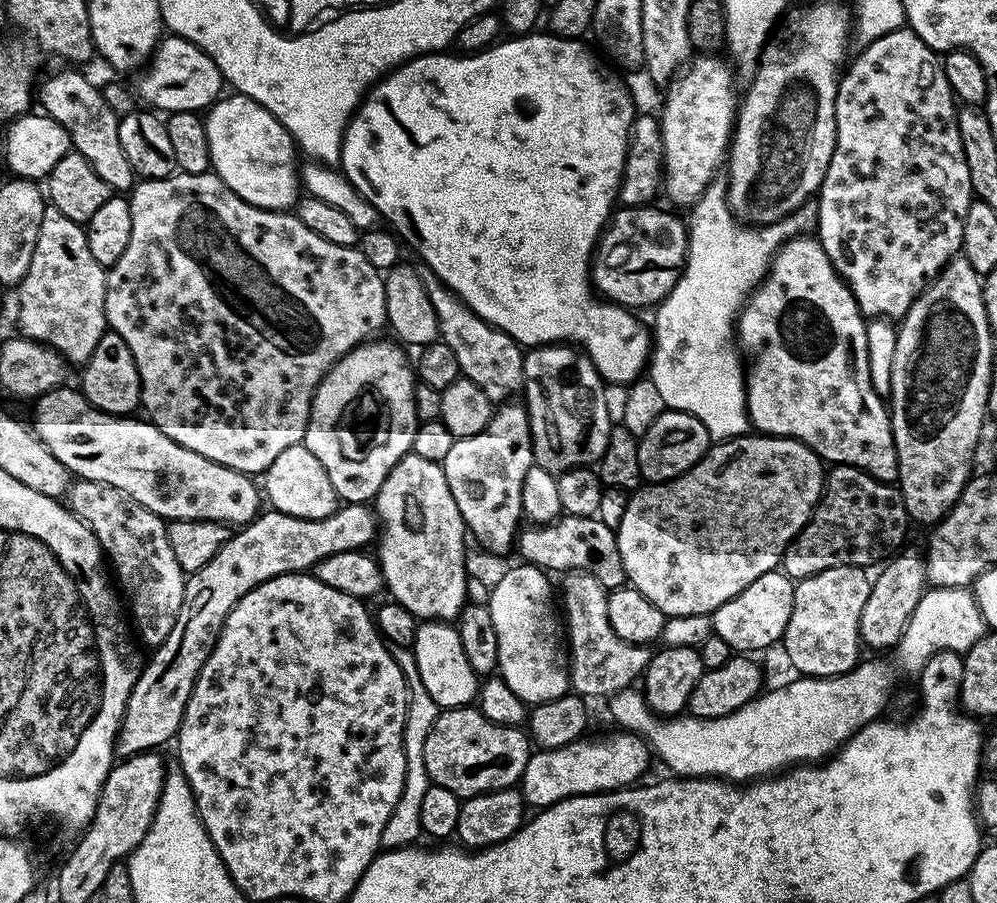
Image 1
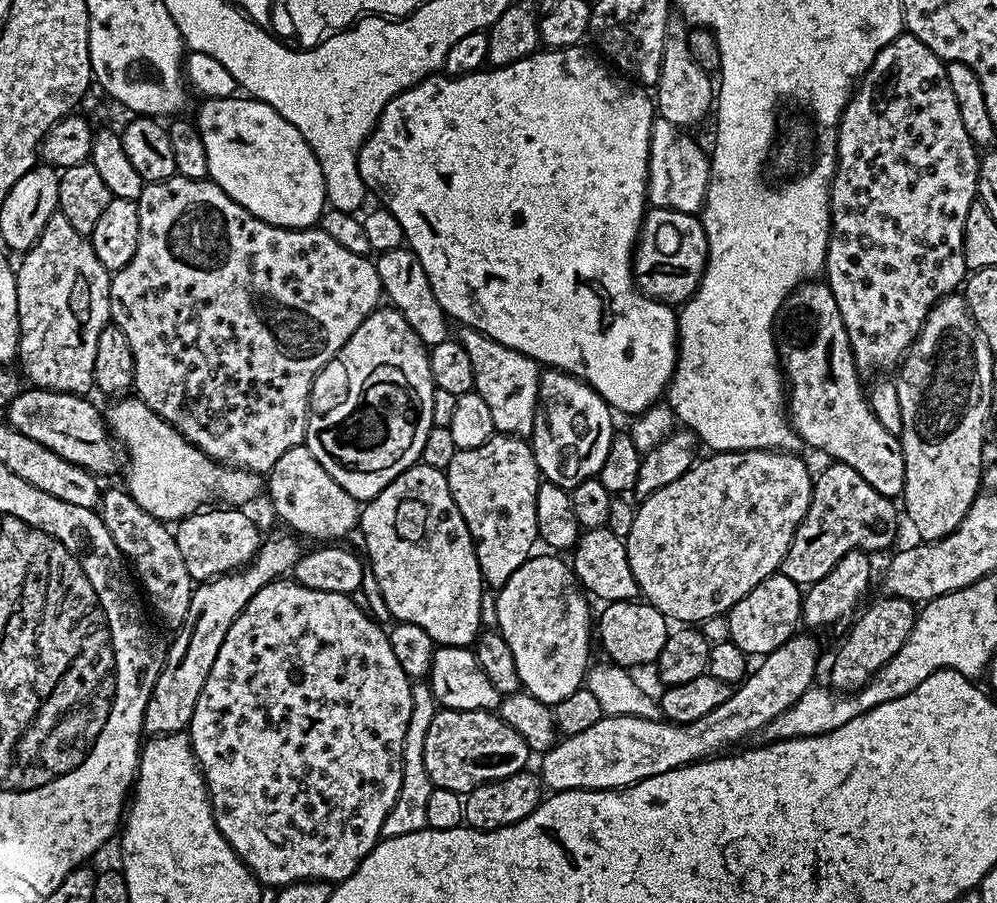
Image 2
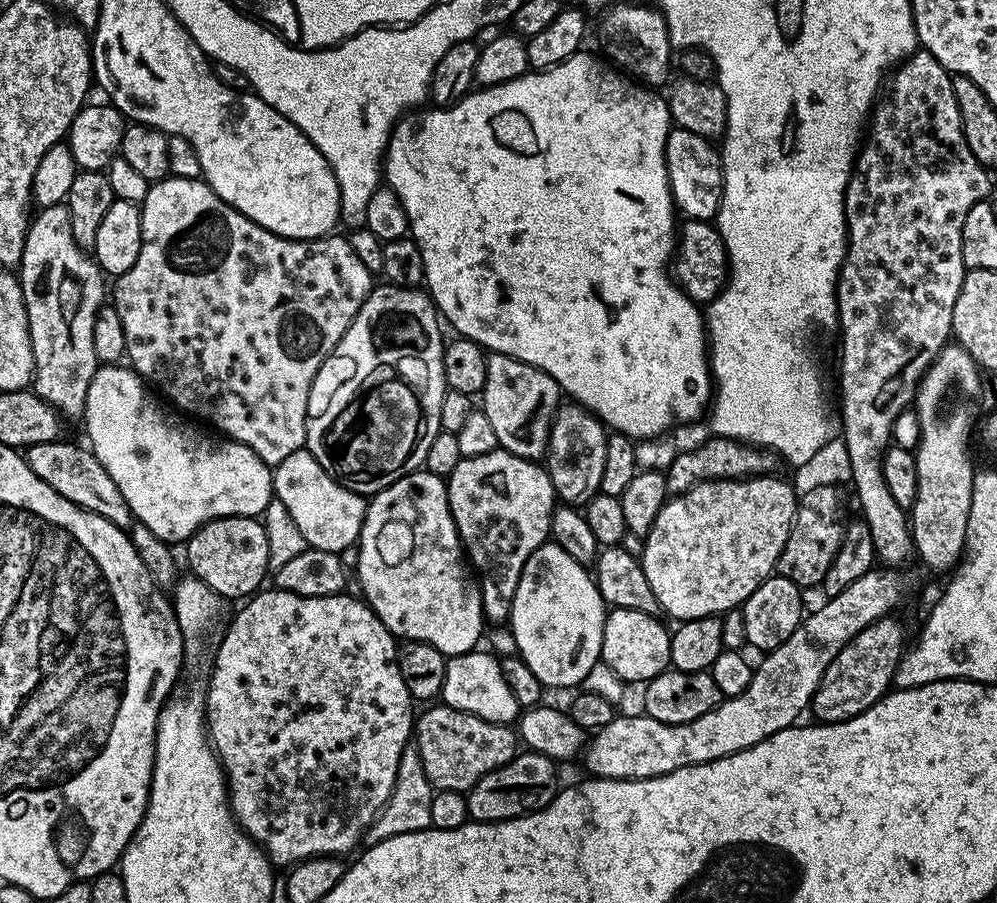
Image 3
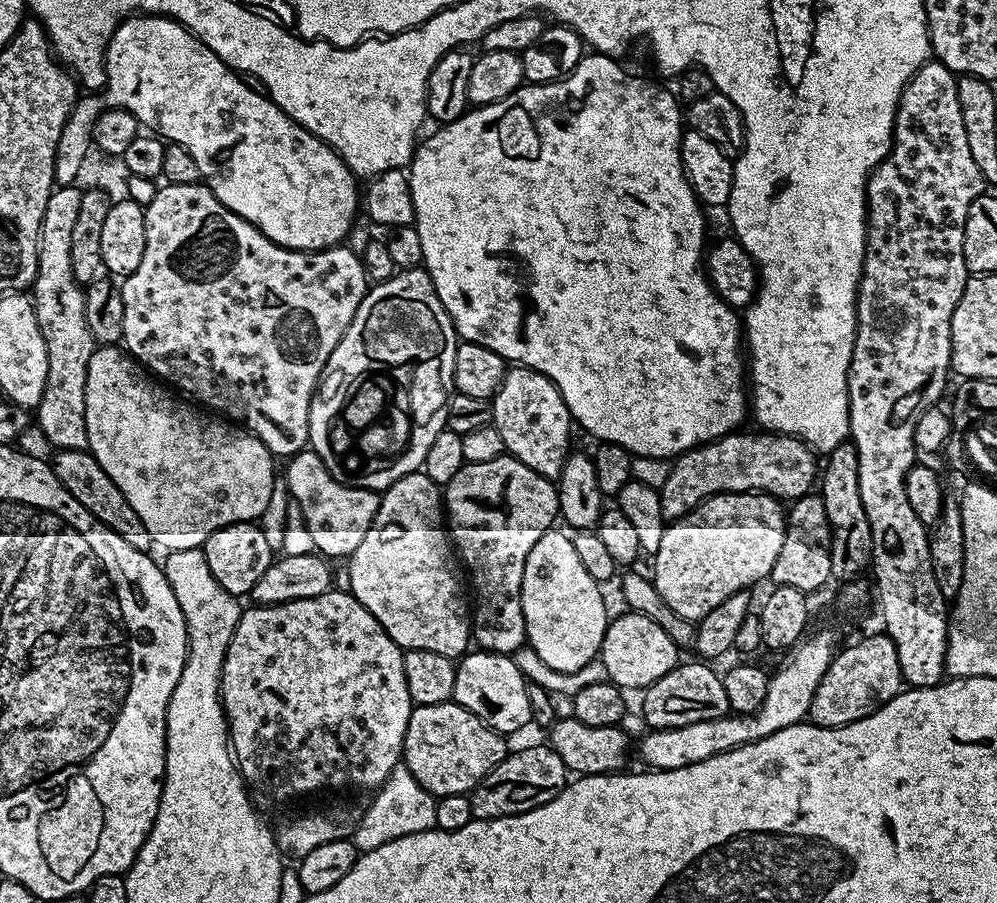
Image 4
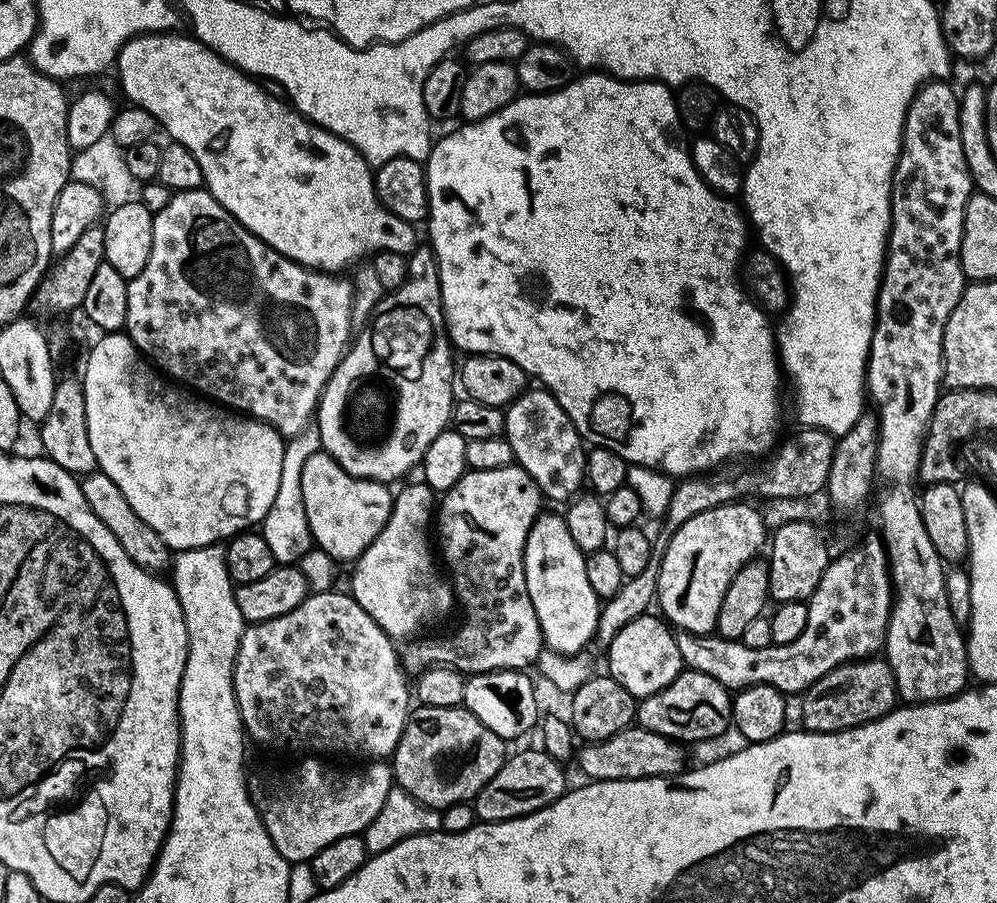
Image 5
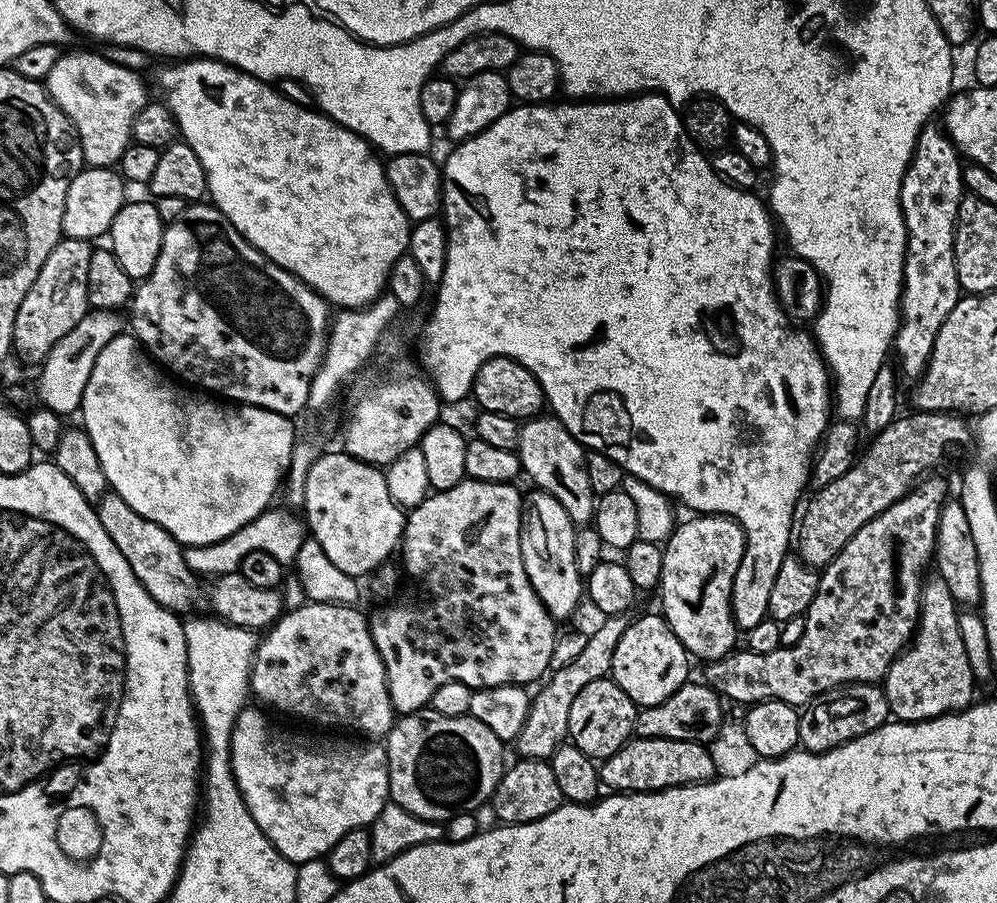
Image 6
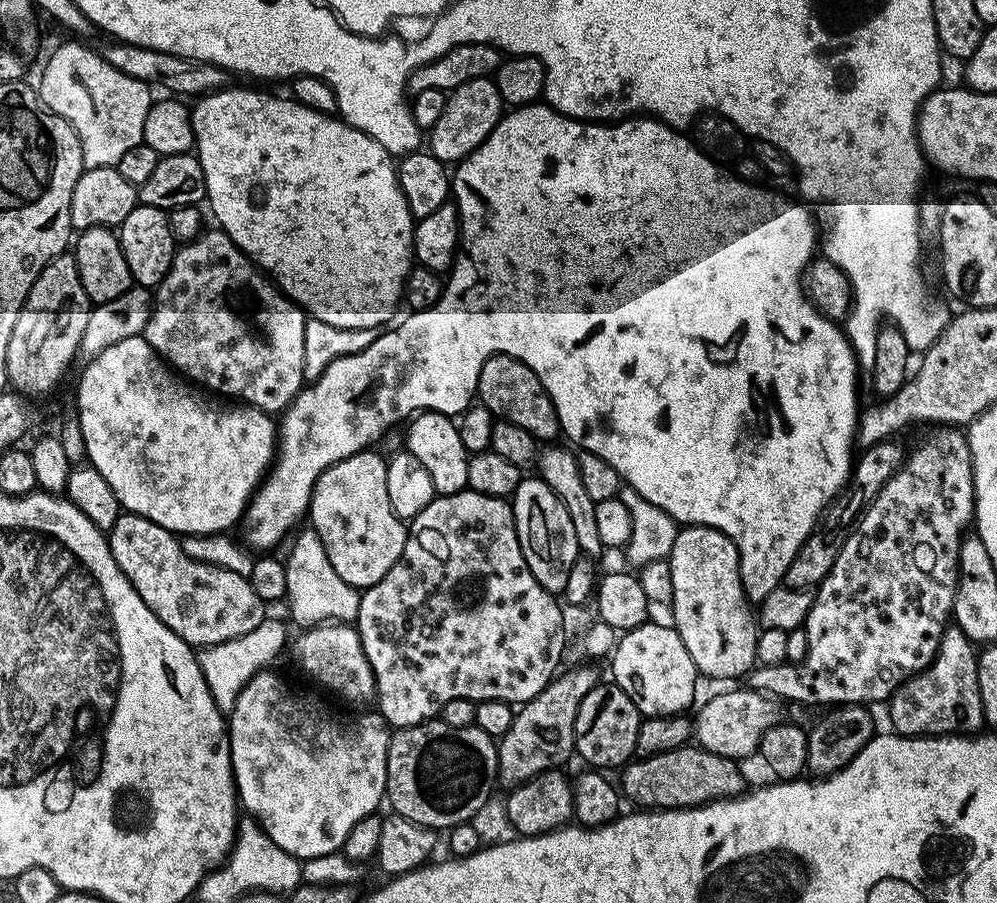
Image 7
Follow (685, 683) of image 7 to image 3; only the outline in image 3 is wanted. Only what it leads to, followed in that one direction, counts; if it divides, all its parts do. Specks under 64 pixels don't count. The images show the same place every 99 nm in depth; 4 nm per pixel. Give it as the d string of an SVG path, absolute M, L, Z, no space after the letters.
M611 609L604 617L600 651L602 663L610 666L610 670L614 670L614 674L618 674L620 680L637 686L653 680L658 674L669 671L672 663L670 658L672 637L669 629L664 629L660 622L657 617L642 614L638 610Z

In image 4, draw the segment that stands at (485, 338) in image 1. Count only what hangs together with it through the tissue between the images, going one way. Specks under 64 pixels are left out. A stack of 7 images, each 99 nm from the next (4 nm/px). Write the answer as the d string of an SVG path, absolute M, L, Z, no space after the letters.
M512 366L505 371L504 381L491 402L492 424L502 434L507 455L515 456L547 480L559 480L570 451L568 439L572 436L574 421L554 382L533 368Z

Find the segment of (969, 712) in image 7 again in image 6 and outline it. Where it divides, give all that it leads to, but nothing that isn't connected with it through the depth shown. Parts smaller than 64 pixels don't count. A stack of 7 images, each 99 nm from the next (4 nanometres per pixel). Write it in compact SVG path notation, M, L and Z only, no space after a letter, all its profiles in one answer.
M939 574L925 579L924 590L920 594L920 622L916 626L916 635L897 656L882 681L889 713L896 720L929 720L948 712L960 712L974 703L975 696L972 695L978 681L970 670L966 646L962 646L959 617L950 586L942 582Z

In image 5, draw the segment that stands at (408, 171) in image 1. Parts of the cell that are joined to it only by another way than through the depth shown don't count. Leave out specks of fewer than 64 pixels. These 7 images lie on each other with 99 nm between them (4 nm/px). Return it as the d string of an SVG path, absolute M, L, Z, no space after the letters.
M588 70L577 75L565 88L559 88L553 92L537 92L535 94L521 94L515 100L510 101L502 110L490 114L490 118L482 118L471 122L461 123L461 128L448 132L444 137L437 139L432 145L428 159L424 164L426 174L426 186L428 187L428 240L432 253L436 255L438 270L440 271L440 305L444 308L444 326L448 330L448 339L452 341L461 353L494 354L510 358L522 370L527 372L529 377L536 376L541 385L552 393L552 397L566 410L570 422L578 430L581 440L589 445L614 450L629 465L637 464L647 468L656 468L659 472L665 472L673 478L687 478L697 474L707 474L719 469L727 460L736 460L739 456L752 456L748 458L764 458L777 447L778 435L776 431L780 428L780 380L782 384L782 369L776 350L776 338L773 325L768 325L769 313L765 312L751 296L748 295L742 280L742 261L749 247L750 228L746 223L745 213L741 205L735 199L719 196L712 192L710 186L698 174L698 170L692 161L692 153L676 137L676 128L680 115L676 109L676 97L669 85L661 84L659 80L619 80L616 76L610 76L599 70Z

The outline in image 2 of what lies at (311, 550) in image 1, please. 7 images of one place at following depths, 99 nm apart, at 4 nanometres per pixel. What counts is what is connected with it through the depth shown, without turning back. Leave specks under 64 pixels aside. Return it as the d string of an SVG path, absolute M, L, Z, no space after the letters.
M287 535L272 536L269 540L267 537L249 564L193 587L190 610L186 610L186 622L175 629L173 636L176 637L172 645L167 645L158 682L154 682L150 702L146 702L144 732L149 737L169 736L171 732L184 732L187 729L198 702L198 694L202 694L202 686L206 686L206 678L210 678L210 666L214 666L214 658L218 658L218 650L222 650L222 642L226 642L226 634L230 626L234 626L238 614L242 614L250 598L254 598L262 586L291 573L300 560L301 541L293 535Z

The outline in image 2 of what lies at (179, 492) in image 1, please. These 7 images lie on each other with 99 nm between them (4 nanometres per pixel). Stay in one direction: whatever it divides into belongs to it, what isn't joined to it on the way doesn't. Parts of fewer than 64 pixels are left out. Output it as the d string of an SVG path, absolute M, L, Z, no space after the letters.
M28 386L18 393L14 402L10 402L6 422L18 430L18 434L26 434L26 438L42 442L46 450L54 450L54 454L66 458L66 462L74 462L97 477L104 478L107 472L116 468L118 448L105 417L84 396Z

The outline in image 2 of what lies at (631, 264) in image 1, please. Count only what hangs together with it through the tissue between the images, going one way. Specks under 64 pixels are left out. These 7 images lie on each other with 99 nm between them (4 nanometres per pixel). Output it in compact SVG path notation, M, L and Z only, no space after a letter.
M649 207L640 224L640 238L632 253L632 275L637 288L652 300L682 306L692 299L708 265L708 243L703 219L673 208Z

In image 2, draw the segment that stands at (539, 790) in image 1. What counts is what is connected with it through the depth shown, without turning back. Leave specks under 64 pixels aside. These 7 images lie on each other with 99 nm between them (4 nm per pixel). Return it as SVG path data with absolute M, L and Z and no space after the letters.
M815 635L792 636L778 650L763 657L760 664L733 687L730 698L706 718L689 724L673 724L663 718L647 720L641 716L606 716L582 734L565 736L543 753L544 760L538 775L545 789L552 792L569 792L579 788L626 788L654 774L666 774L683 764L695 764L717 755L727 744L736 744L747 736L763 733L764 728L778 714L792 708L802 694L813 687L816 667L820 664L820 644Z

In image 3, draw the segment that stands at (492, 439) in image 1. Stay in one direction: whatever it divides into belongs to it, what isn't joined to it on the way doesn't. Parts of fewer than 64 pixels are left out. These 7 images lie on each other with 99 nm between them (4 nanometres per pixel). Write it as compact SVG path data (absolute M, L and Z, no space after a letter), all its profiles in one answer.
M497 450L490 454L461 458L451 476L447 477L446 483L449 508L463 544L463 551L478 577L483 613L489 621L507 621L512 615L518 578L530 554L534 554L534 550L544 545L552 531L552 513L558 507L558 497L548 476L547 467L541 466L537 461L515 456L513 452Z

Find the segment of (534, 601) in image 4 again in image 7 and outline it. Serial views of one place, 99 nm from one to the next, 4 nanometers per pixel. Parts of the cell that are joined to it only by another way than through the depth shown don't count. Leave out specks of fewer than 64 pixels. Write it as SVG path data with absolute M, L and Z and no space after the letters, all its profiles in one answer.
M539 478L521 479L518 490L510 497L510 503L526 566L530 566L534 578L538 578L547 592L563 593L566 577L570 575L570 566L574 566L581 555L578 538L574 538L570 514L566 514L566 506L562 506L560 499Z

